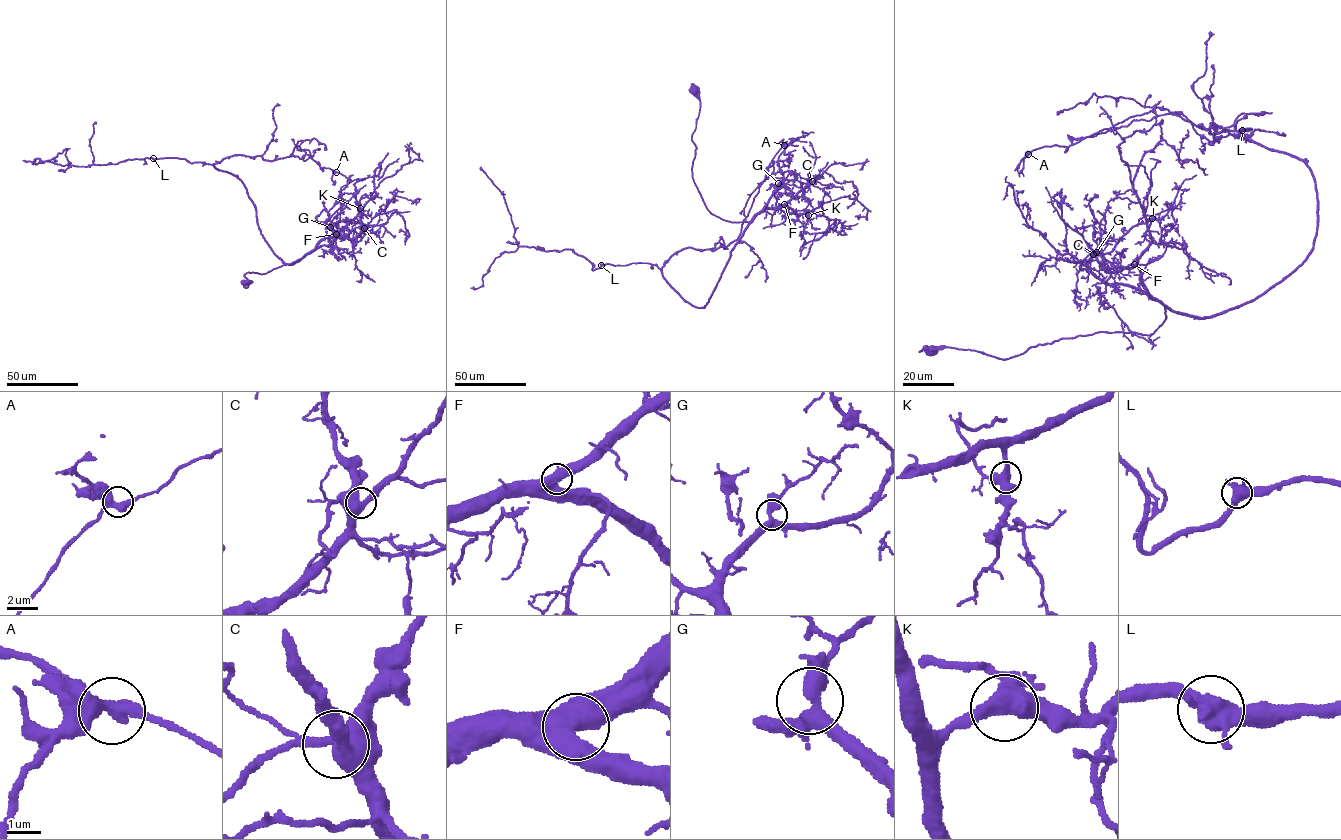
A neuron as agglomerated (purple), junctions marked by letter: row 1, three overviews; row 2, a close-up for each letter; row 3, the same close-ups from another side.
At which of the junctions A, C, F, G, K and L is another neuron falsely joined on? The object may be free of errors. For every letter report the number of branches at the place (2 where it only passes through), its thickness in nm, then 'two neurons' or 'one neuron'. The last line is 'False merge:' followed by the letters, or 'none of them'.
A: 3 branches meet; 420 nm thick; one neuron
C: 3 branches meet; 440 nm thick; one neuron
F: 3 branches meet; 480 nm thick; one neuron
G: 3 branches meet; 420 nm thick; one neuron
K: 3 branches meet; 480 nm thick; one neuron
L: 3 branches meet; 550 nm thick; one neuron
False merge: none of them

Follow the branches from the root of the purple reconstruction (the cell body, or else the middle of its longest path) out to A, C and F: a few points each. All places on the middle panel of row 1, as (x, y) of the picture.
A: (693, 90), (695, 185), (712, 214), (749, 224), (706, 304), (690, 304), (662, 267), (736, 240), (784, 145)
C: (693, 90), (700, 108), (692, 177), (710, 212), (750, 222), (812, 181)
F: (693, 90), (700, 108), (692, 177), (707, 209), (728, 221), (750, 222), (784, 204)

